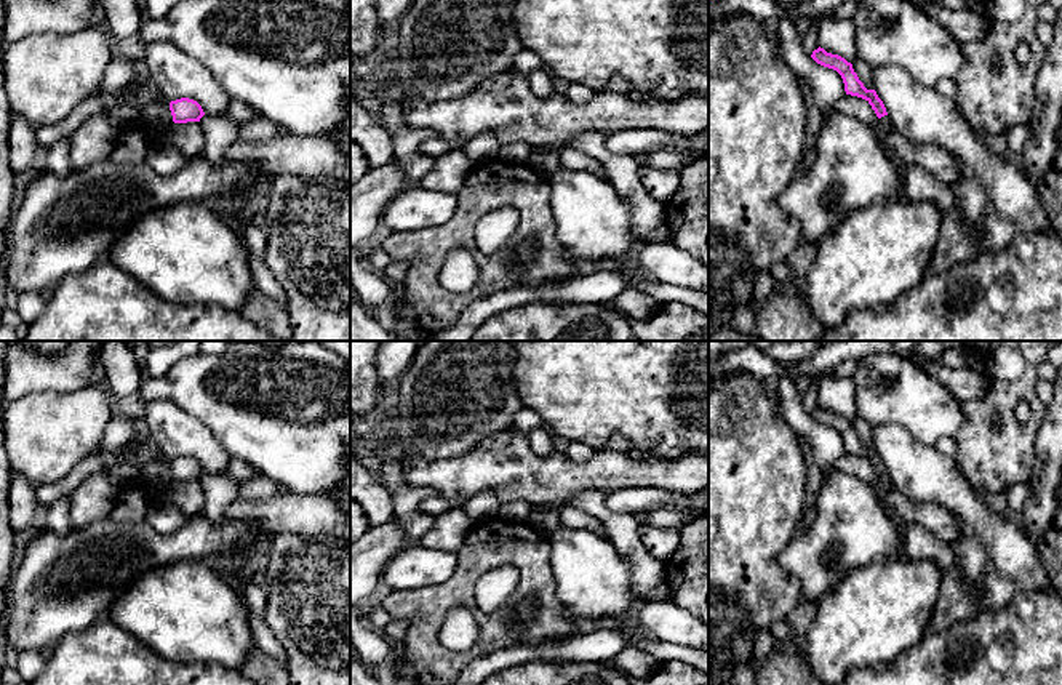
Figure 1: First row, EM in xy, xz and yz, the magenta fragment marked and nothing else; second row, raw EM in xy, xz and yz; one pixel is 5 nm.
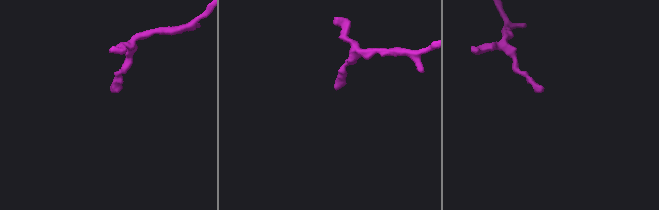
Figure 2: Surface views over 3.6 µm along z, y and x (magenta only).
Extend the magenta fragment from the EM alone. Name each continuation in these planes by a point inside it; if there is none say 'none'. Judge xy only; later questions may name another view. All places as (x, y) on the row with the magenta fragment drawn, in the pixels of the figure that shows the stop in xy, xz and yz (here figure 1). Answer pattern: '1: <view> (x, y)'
none

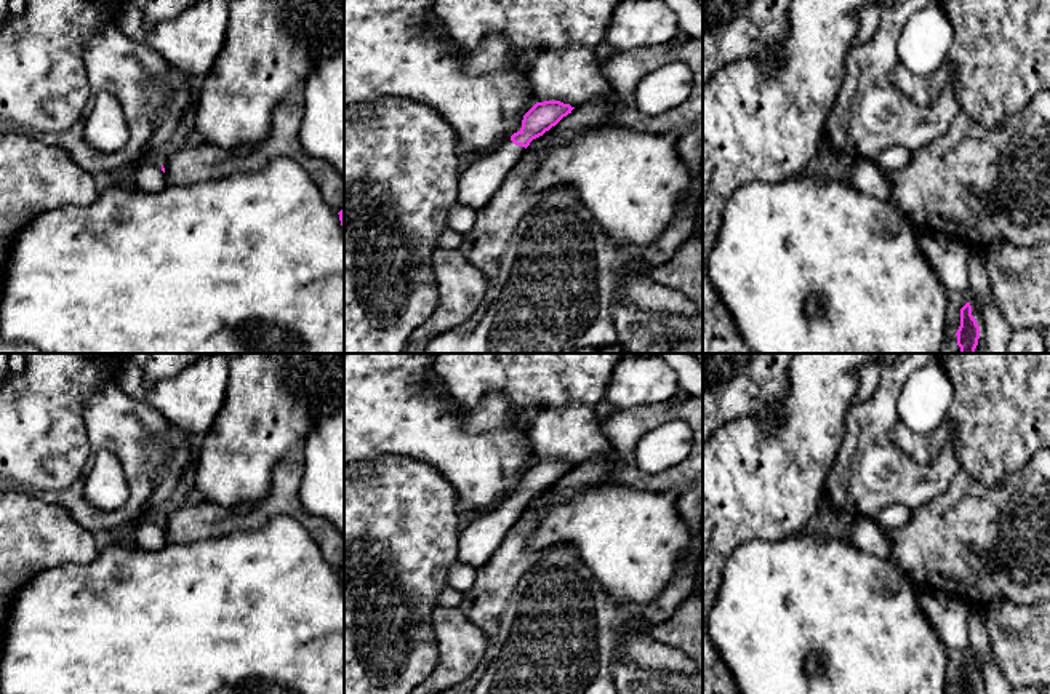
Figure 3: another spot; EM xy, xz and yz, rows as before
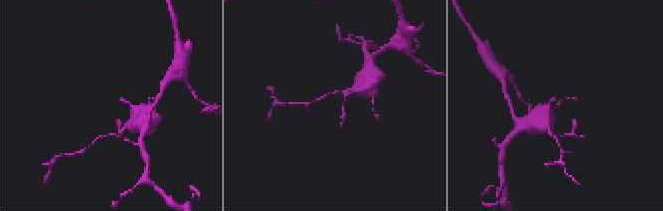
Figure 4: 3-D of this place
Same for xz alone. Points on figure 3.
1: xz (479, 181)

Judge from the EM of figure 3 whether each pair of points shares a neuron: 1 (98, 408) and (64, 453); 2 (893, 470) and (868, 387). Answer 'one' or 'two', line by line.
1: two
2: two

